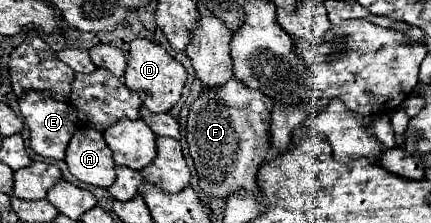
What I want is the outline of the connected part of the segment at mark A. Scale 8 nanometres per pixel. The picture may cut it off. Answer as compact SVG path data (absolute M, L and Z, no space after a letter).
M83 127L69 141L65 163L69 171L83 183L95 187L111 187L115 183L115 163L103 133Z

